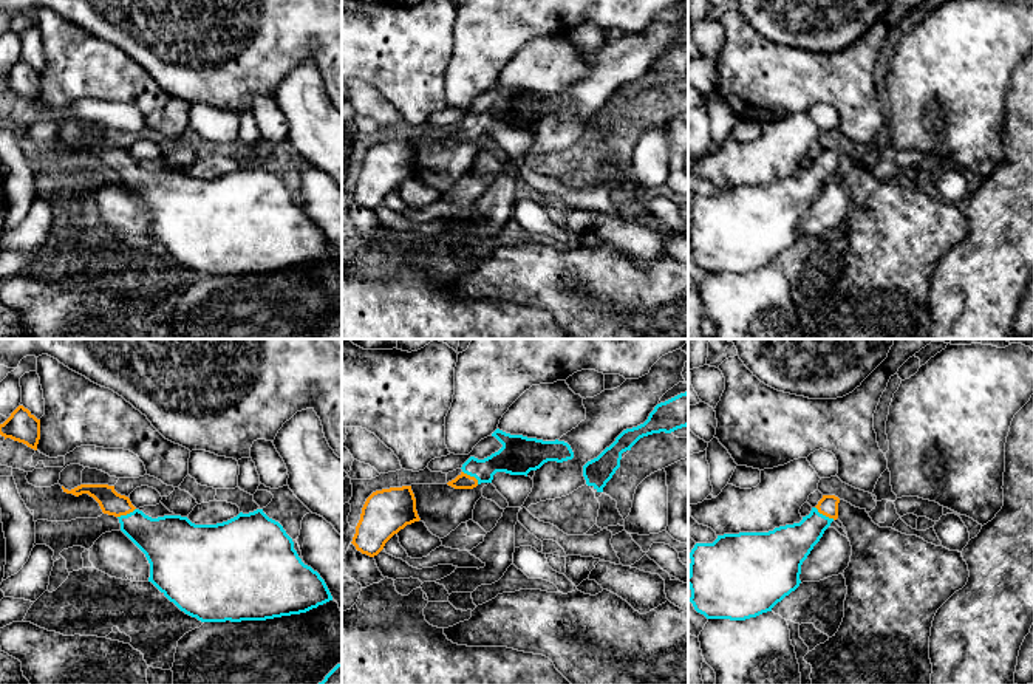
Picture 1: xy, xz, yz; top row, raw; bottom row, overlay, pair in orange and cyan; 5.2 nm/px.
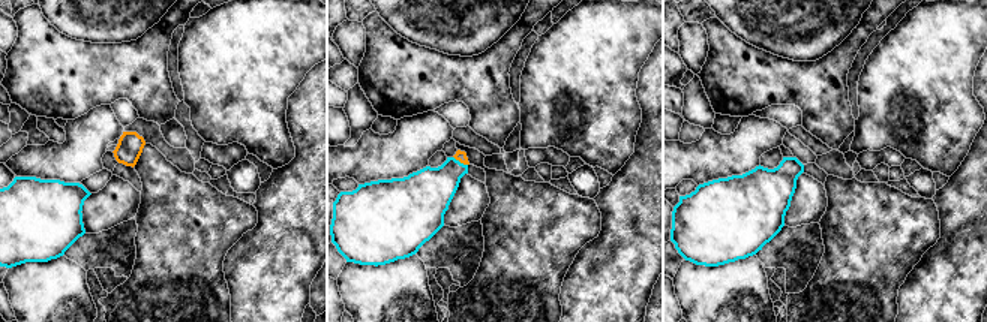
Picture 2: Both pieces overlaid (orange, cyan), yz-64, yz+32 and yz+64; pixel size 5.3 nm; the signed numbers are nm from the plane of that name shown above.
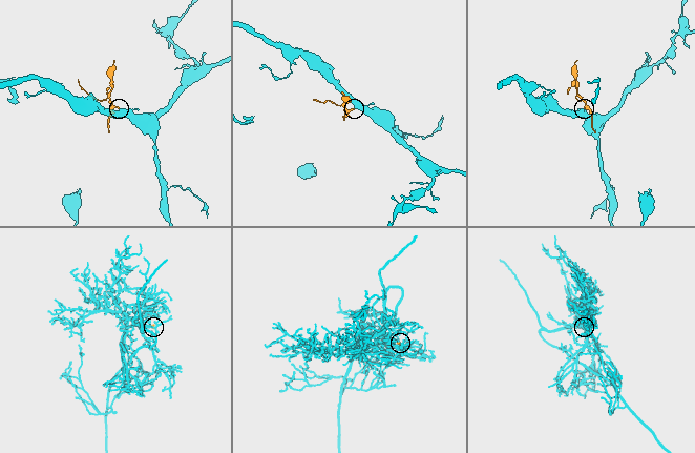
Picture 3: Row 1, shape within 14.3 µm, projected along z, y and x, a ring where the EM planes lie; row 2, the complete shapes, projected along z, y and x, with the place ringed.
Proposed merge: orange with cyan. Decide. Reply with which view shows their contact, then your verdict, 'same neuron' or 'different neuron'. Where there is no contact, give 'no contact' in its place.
yz | same neuron

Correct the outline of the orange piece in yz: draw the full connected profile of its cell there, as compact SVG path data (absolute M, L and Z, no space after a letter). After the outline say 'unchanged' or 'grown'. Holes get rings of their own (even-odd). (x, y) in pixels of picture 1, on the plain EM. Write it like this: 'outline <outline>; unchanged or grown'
outline M823 149L799 176L769 186L739 186L718 189L713 197L696 197L690 206L690 255L707 272L745 274L756 271L795 245L801 234L801 218L820 195L824 184L838 172L840 152Z; grown

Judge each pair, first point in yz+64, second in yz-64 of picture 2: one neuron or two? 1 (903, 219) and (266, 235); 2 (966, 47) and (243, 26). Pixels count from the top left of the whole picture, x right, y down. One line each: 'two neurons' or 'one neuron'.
1: two neurons
2: one neuron

